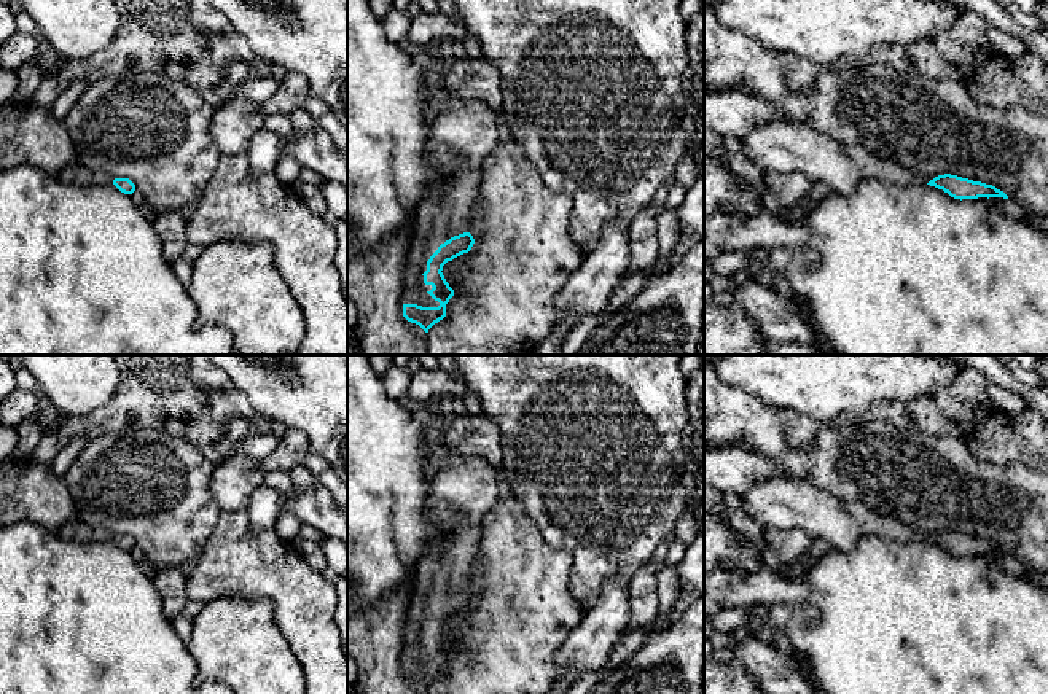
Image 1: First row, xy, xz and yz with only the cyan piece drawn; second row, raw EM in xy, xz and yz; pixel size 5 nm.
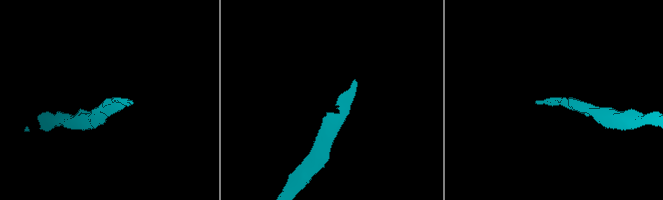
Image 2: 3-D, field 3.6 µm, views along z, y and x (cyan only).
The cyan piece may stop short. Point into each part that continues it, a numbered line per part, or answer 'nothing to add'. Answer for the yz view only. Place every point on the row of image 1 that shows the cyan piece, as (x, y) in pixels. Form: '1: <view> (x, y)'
1: yz (781, 147)

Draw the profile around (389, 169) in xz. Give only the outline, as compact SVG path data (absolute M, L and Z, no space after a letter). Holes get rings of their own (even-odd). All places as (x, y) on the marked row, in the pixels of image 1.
M347 0L347 226L355 231L357 247L360 250L371 250L379 247L389 236L398 232L416 218L419 204L425 199L430 186L440 186L456 166L459 156L452 150L438 150L430 153L427 150L430 127L424 118L424 107L433 94L433 86L425 84L420 78L422 67L419 64L417 51L389 40L382 19L379 19L370 8L368 0Z

